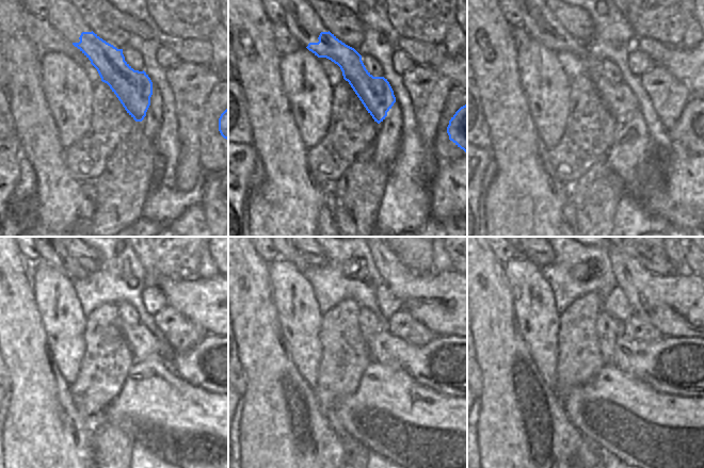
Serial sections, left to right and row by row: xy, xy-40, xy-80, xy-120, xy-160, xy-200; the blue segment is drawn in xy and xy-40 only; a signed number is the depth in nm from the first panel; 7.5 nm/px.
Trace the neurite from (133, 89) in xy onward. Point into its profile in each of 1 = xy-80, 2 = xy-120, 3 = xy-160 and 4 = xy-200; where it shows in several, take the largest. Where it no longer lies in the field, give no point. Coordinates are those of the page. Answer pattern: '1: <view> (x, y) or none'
1: xy-80 (618, 97)
2: xy-120 (143, 343)
3: xy-160 (445, 365)
4: xy-200 (682, 366)

